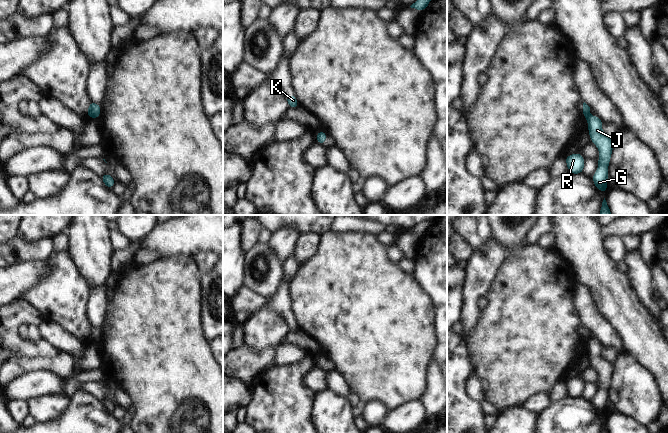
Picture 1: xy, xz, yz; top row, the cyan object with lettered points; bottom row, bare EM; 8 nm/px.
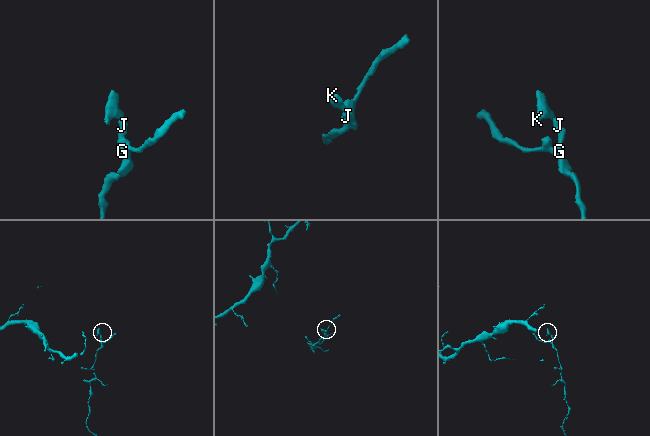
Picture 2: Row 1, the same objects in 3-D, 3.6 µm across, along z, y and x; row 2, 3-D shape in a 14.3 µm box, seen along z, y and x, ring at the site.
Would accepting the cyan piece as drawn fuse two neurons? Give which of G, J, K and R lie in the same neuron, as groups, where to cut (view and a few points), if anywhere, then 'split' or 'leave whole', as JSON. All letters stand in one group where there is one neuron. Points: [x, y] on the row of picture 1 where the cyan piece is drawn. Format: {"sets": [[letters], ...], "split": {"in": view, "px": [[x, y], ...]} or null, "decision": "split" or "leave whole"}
{"sets": [["G", "J", "R"], ["K"]], "split": {"in": "yz", "px": [[588, 115], [586, 117]]}, "decision": "split"}

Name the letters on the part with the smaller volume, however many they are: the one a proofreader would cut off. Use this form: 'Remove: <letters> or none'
Remove: K

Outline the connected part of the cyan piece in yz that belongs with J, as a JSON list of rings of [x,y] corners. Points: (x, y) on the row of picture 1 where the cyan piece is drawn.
[[[588,116],[587,122],[590,140],[598,147],[600,153],[598,158],[598,170],[592,176],[592,180],[596,188],[605,194],[608,190],[606,185],[609,176],[608,165],[610,163],[612,149],[614,147],[614,140],[602,132],[603,122],[599,116]]]

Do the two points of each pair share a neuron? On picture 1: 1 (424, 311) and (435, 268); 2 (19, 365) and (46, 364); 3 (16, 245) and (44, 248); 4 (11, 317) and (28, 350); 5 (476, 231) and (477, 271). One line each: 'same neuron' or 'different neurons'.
1: different neurons
2: same neuron
3: same neuron
4: same neuron
5: different neurons

